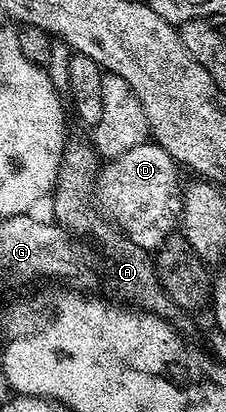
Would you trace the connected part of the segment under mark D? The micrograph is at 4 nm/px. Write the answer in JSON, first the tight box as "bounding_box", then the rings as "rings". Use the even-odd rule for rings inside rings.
{"bounding_box":[95,142,183,237],"rings":[[[146,142],[131,146],[127,154],[119,154],[108,161],[109,164],[95,180],[95,196],[105,203],[104,211],[124,231],[161,232],[162,237],[172,236],[178,231],[183,199],[182,181],[177,181],[179,165],[158,144]],[[161,196],[161,200],[157,200]],[[113,216],[114,217],[113,217]]]}

